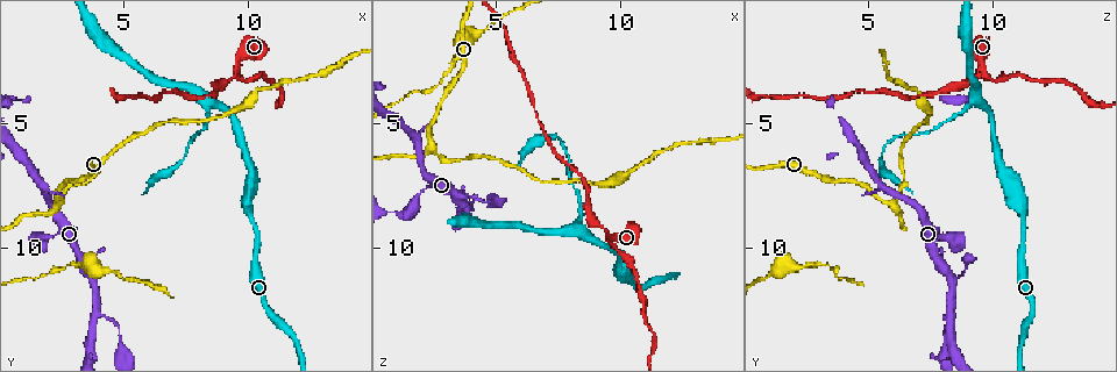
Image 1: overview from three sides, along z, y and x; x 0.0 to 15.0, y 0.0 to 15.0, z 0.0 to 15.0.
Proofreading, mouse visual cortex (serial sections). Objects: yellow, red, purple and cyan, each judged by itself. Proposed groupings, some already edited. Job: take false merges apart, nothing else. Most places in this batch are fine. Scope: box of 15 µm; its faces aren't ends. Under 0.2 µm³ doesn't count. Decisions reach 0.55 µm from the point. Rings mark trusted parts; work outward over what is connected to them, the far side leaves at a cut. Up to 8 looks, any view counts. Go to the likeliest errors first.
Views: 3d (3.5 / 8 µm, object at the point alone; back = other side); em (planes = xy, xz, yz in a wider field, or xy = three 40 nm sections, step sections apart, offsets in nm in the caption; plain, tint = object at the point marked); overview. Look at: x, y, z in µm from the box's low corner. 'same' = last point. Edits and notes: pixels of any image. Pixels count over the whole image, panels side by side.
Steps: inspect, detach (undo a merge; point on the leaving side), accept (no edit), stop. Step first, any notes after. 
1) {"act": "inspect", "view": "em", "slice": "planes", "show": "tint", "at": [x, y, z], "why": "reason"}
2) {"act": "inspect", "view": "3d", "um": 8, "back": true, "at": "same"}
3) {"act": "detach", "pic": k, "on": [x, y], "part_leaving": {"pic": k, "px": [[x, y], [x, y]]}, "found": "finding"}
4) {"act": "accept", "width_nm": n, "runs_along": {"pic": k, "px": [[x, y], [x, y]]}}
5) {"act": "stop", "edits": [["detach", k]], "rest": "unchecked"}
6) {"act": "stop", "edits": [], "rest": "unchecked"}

{"act": "inspect", "view": "3d", "um": 3.5, "at": [9.6, 2.7, 9.6], "why": "abrupt turn"}

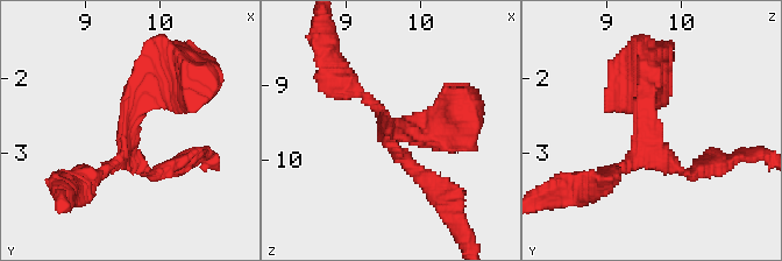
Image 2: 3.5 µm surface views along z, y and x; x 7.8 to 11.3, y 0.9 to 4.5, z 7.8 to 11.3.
{"act": "inspect", "view": "em", "slice": "xy", "step": 5, "show": "tint", "at": [9.55, 2.80, 9.60], "arms": 3, "arm_widths_nm": [150, 200, 300]}

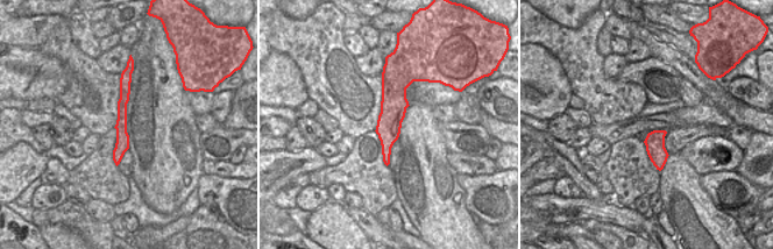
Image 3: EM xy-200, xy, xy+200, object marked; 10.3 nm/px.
{"act": "accept", "width_nm": 280, "runs_along": {"pic": 3, "px": [[396, 75], [387, 161]]}, "found": "all the same cell"}

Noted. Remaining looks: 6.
{"act": "inspect", "view": "3d", "um": 8, "at": [8.3, 4.3, 9.1]}

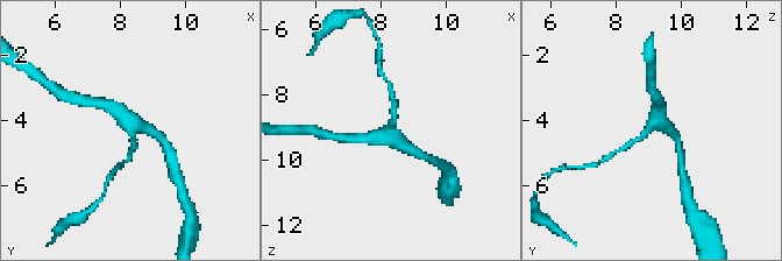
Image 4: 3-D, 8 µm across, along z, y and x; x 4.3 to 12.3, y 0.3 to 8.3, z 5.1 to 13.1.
{"act": "inspect", "view": "em", "slice": "xy", "step": 5, "show": "tint", "at": [8.4, 4.3, 9.1], "why": "need the tissue"}

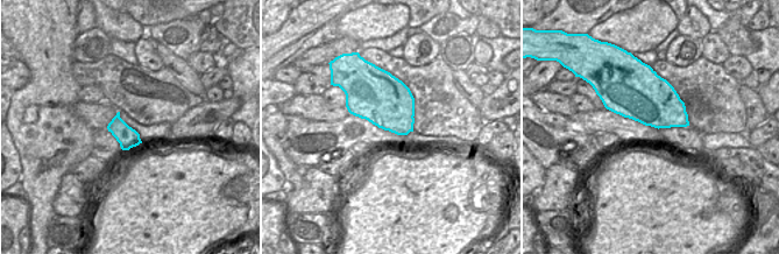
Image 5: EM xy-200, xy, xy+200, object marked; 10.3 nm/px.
{"act": "accept", "width_nm": 550, "runs_along": {"pic": 4, "px": [[156, 134], [102, 104]]}, "found": "continuous, no second cell"}

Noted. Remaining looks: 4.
{"act": "inspect", "view": "3d", "um": 8, "at": [2.3, 8.3, 5.9], "why": "sharp bend"}

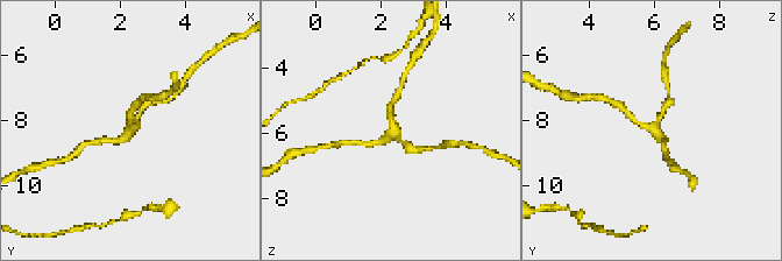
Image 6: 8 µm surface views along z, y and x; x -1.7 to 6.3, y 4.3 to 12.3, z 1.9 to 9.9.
{"act": "inspect", "view": "em", "slice": "planes", "show": "tint", "at": [2.4, 8.3, 6.0], "arms": 3, "arm_widths_nm": [150, 200, 250]}

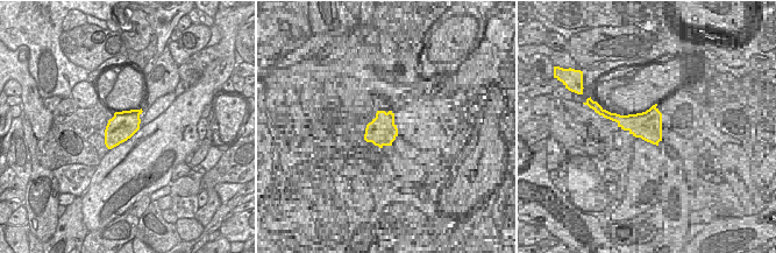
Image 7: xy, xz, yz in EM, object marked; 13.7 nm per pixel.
{"act": "accept", "runs_along": {"pic": 6, "px": [[391, 105], [393, 133], [409, 148]]}, "found": "continuous, no second cell"}

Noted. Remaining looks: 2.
{"act": "stop", "edits": [], "rest": "unchecked"}

